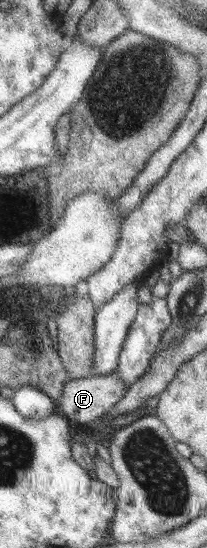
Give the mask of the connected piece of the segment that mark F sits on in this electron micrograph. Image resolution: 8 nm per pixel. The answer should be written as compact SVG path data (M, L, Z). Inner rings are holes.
M112 371L108 375L97 375L97 377L84 377L83 379L69 380L64 386L62 396L55 401L58 413L69 420L80 424L90 423L94 419L101 419L108 410L114 407L127 393L123 382L117 377L118 373Z

